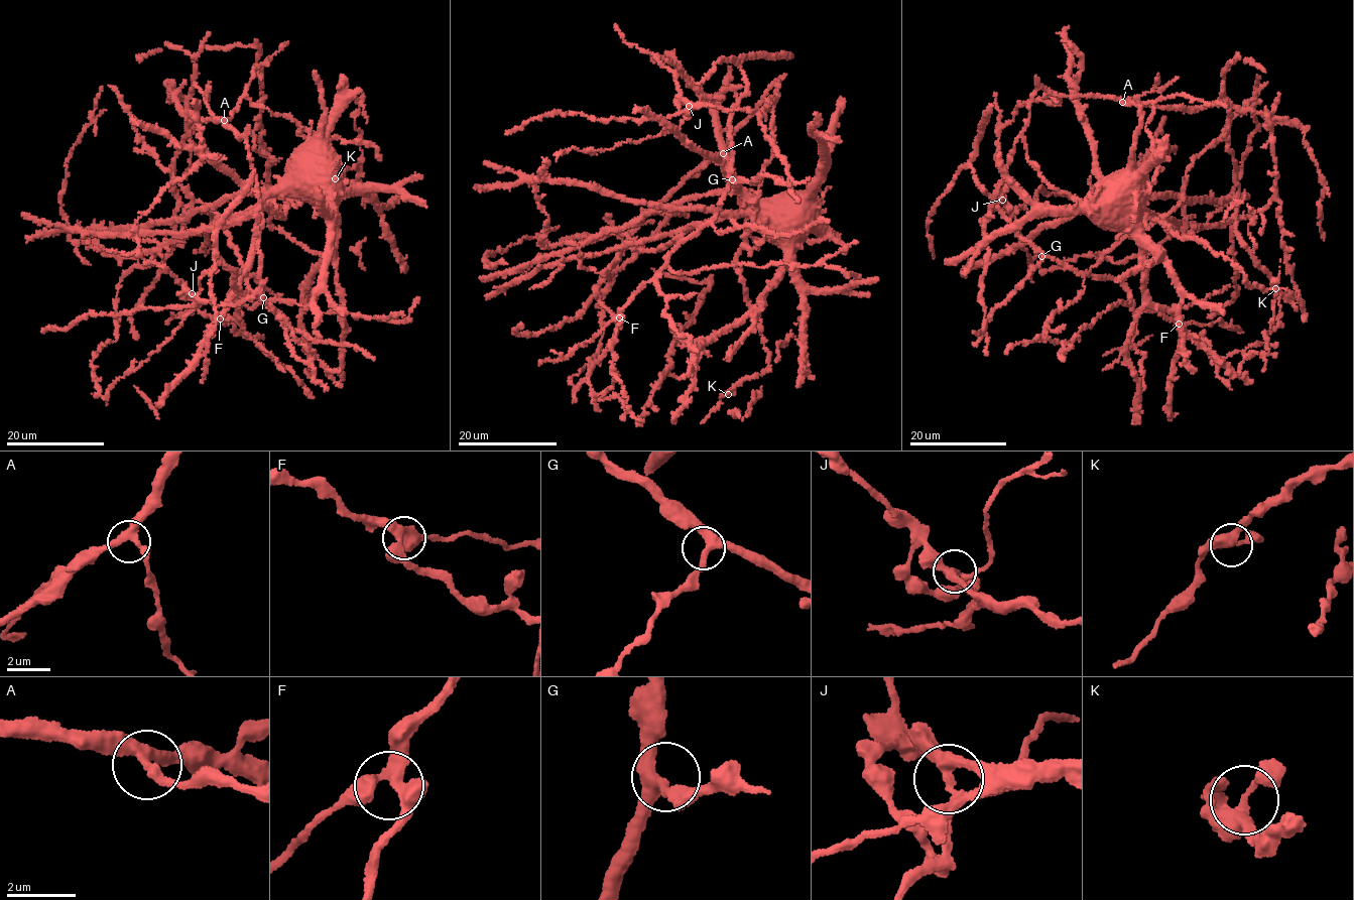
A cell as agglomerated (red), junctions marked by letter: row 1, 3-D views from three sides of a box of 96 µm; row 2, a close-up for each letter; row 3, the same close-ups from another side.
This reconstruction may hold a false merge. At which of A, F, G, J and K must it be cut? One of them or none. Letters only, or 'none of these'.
J

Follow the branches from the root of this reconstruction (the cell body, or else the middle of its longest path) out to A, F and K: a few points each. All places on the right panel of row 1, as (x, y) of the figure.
A: (1106, 188), (1106, 179), (1112, 197), (1097, 212), (1051, 186), (1029, 161), (1023, 129), (1040, 87), (1122, 102)
F: (1106, 188), (1109, 176), (1126, 205), (1189, 236), (1183, 197), (1090, 270), (1123, 283), (1133, 308), (1179, 324)
K: (1106, 188), (1106, 179), (1112, 197), (1096, 212), (1167, 224), (1173, 233), (1231, 259), (1248, 285), (1275, 288)

